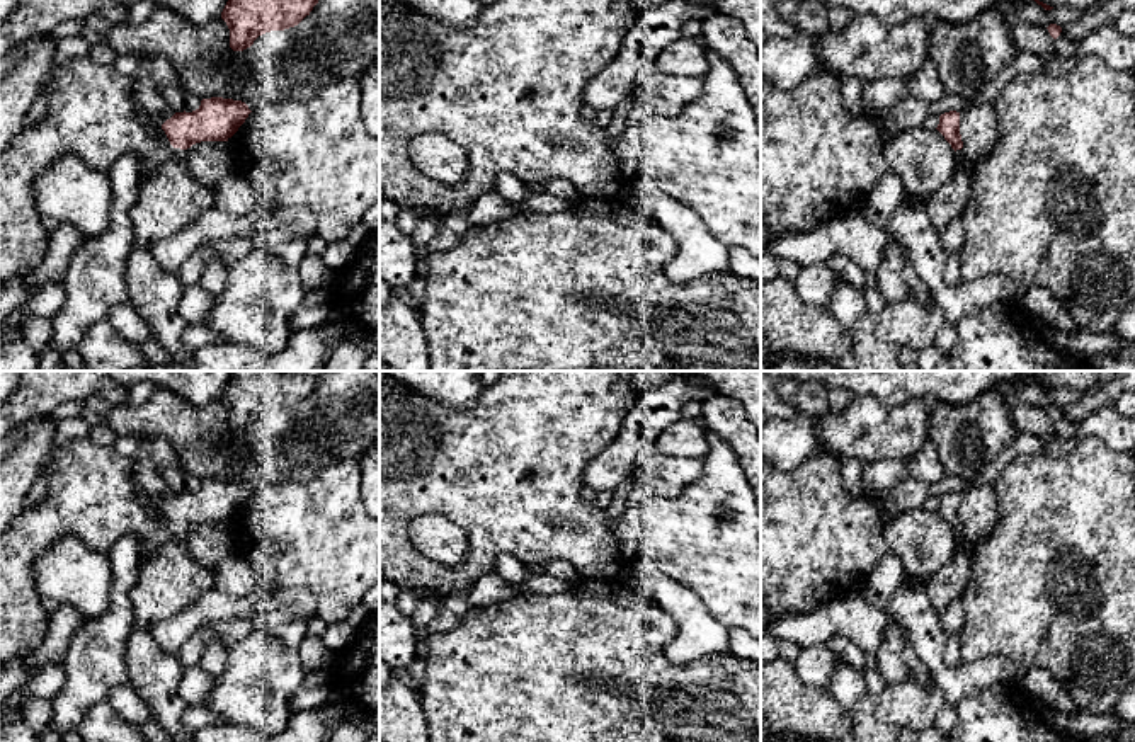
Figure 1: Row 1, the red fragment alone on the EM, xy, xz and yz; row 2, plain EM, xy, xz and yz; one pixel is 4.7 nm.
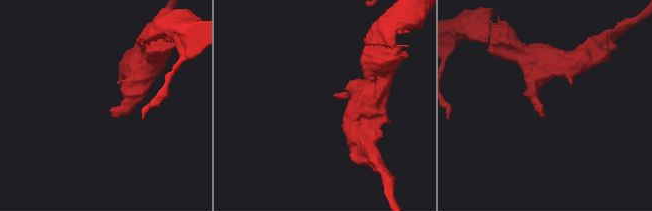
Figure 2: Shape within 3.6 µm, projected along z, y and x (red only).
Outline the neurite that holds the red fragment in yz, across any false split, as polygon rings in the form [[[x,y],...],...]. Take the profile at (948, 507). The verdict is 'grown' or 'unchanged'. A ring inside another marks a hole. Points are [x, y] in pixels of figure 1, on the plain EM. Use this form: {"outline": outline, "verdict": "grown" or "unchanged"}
{"outline": [[[950,492],[939,497],[936,509],[956,533],[953,558],[924,585],[927,599],[939,616],[951,601],[961,597],[970,579],[970,546],[963,536],[960,516],[960,494]]], "verdict": "grown"}

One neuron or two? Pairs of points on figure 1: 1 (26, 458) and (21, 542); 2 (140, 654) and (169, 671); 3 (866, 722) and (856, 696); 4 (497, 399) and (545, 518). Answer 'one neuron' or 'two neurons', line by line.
1: two neurons
2: one neuron
3: one neuron
4: one neuron

